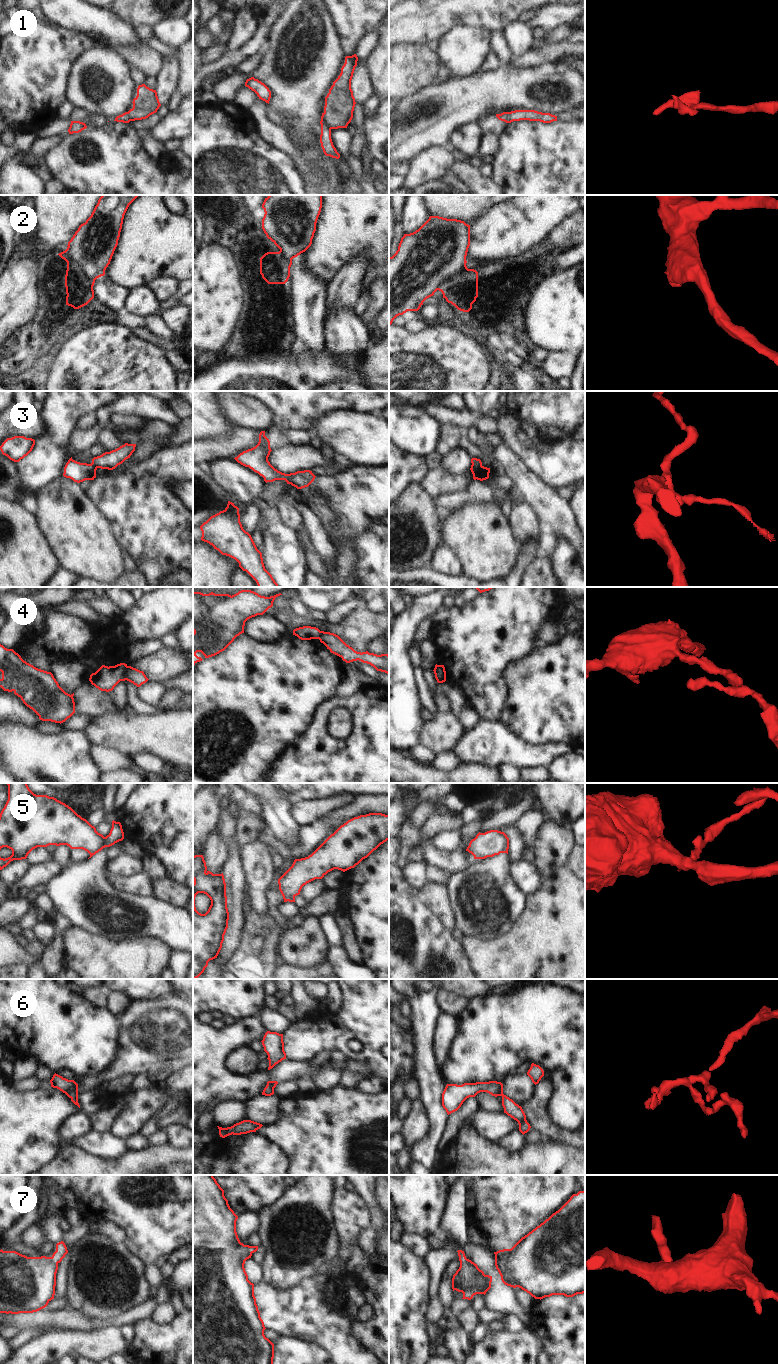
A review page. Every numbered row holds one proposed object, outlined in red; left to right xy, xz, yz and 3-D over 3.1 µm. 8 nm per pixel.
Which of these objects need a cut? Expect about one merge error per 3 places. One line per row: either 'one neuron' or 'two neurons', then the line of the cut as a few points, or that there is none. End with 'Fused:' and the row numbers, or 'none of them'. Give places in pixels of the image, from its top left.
1: two neurons; cut in xz along (323, 113), (324, 120), (331, 128)
2: one neuron; no cut
3: two neurons; cut in xz along (289, 474), (288, 483)
4: two neurons; cut in xy along (127, 666), (124, 672), (124, 679)
5: two neurons; cut in xy along (105, 837), (105, 843), (102, 847)
6: one neuron; no cut
7: one neuron; no cut
Fused: 1, 3, 4, 5

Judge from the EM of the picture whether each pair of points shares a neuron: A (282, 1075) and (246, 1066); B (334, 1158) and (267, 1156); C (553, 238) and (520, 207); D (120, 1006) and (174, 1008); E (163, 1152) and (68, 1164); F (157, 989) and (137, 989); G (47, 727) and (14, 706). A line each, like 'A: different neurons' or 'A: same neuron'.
A: different neurons
B: different neurons
C: different neurons
D: different neurons
E: same neuron
F: same neuron
G: same neuron

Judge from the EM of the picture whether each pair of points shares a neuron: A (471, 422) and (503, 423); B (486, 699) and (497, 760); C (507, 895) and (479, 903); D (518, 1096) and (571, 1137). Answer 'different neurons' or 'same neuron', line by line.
A: same neuron
B: different neurons
C: same neuron
D: different neurons

